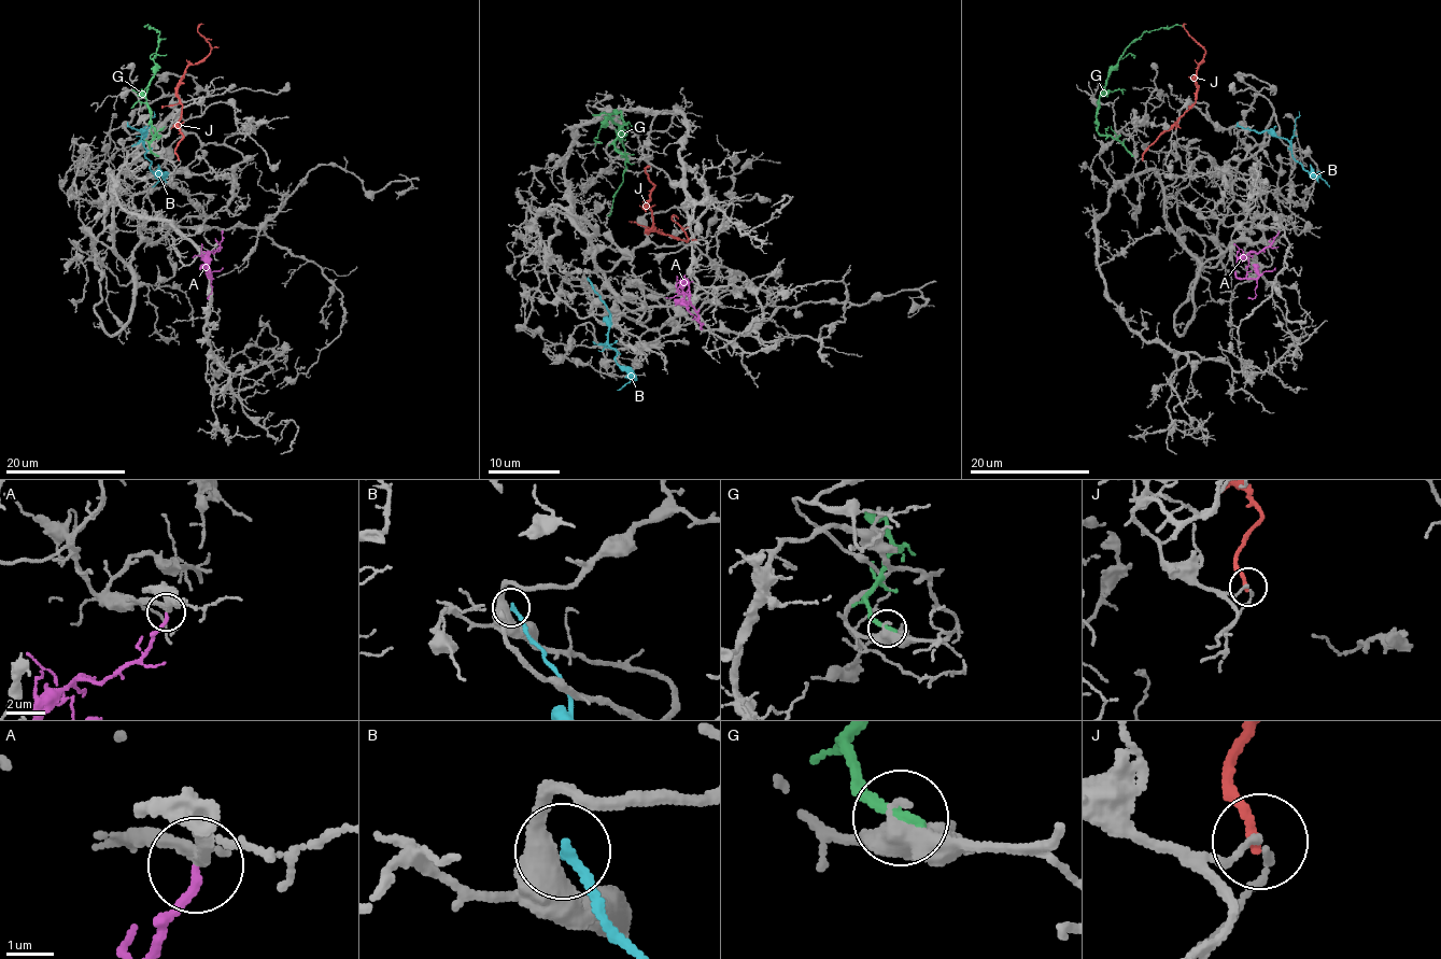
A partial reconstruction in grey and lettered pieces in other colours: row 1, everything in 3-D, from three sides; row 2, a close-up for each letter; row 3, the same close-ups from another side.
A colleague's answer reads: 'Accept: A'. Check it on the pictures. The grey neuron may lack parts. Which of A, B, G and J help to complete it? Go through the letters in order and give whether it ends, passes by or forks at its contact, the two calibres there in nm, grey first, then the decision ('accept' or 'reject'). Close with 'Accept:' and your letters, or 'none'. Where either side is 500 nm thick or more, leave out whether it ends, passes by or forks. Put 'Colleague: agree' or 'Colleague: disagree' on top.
Colleague: agree
A: it ends; calibres 300 and 170 nm; accept
B: it ends; calibres 480 and 240 nm; reject
G: calibres 550 and 260 nm; reject
J: it ends; calibres 130 and 240 nm; reject
Accept: A

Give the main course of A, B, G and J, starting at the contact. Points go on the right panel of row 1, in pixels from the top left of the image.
A: (1279, 230), (1268, 247), (1245, 255), (1234, 267), (1238, 278), (1256, 281), (1256, 294), (1253, 299), (1248, 297)
B: (1237, 125), (1259, 131), (1271, 130), (1287, 140), (1293, 155), (1304, 169), (1330, 185)
G: (1132, 154), (1121, 143), (1098, 131), (1096, 112), (1110, 71), (1143, 33), (1176, 25), (1184, 27)
J: (1141, 158), (1148, 146), (1192, 104), (1196, 97), (1196, 70), (1204, 52), (1186, 32), (1184, 26), (1186, 25)

